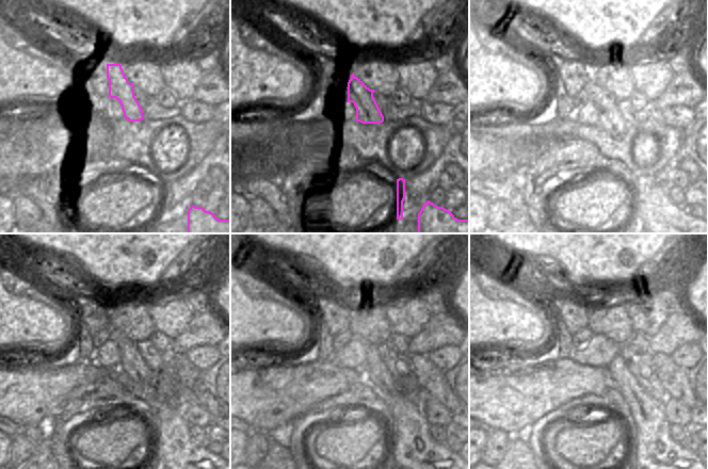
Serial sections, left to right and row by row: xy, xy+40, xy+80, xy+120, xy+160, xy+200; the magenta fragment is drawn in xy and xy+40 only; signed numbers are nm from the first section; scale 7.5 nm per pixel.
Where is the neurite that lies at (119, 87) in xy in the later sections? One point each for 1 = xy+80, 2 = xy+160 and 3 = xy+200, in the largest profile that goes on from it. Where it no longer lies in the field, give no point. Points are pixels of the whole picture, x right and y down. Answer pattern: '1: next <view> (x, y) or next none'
1: next xy+80 (611, 120)
2: next xy+160 (413, 449)
3: next xy+200 (652, 447)

